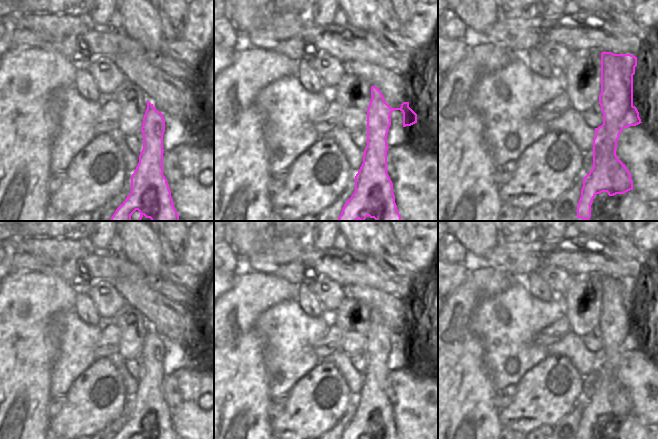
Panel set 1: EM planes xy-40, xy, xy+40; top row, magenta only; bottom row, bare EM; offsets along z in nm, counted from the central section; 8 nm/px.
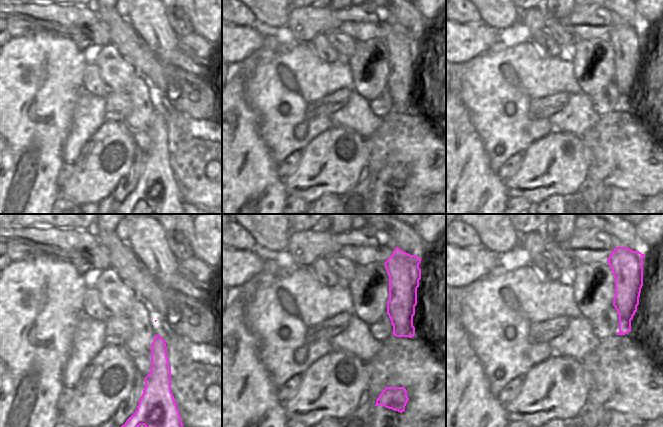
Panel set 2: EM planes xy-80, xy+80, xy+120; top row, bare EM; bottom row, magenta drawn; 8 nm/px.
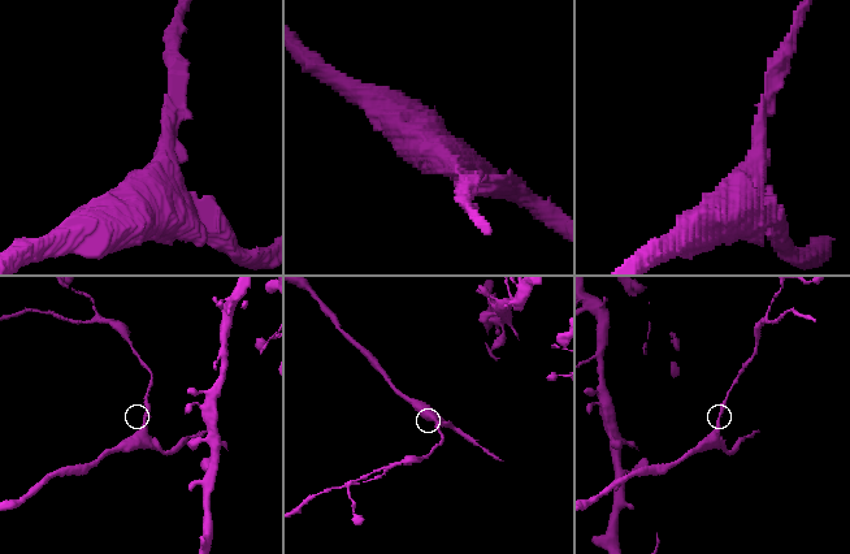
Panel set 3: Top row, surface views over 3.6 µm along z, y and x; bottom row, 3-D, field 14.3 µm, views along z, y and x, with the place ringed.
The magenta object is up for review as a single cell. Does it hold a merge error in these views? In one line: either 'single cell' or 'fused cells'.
single cell

